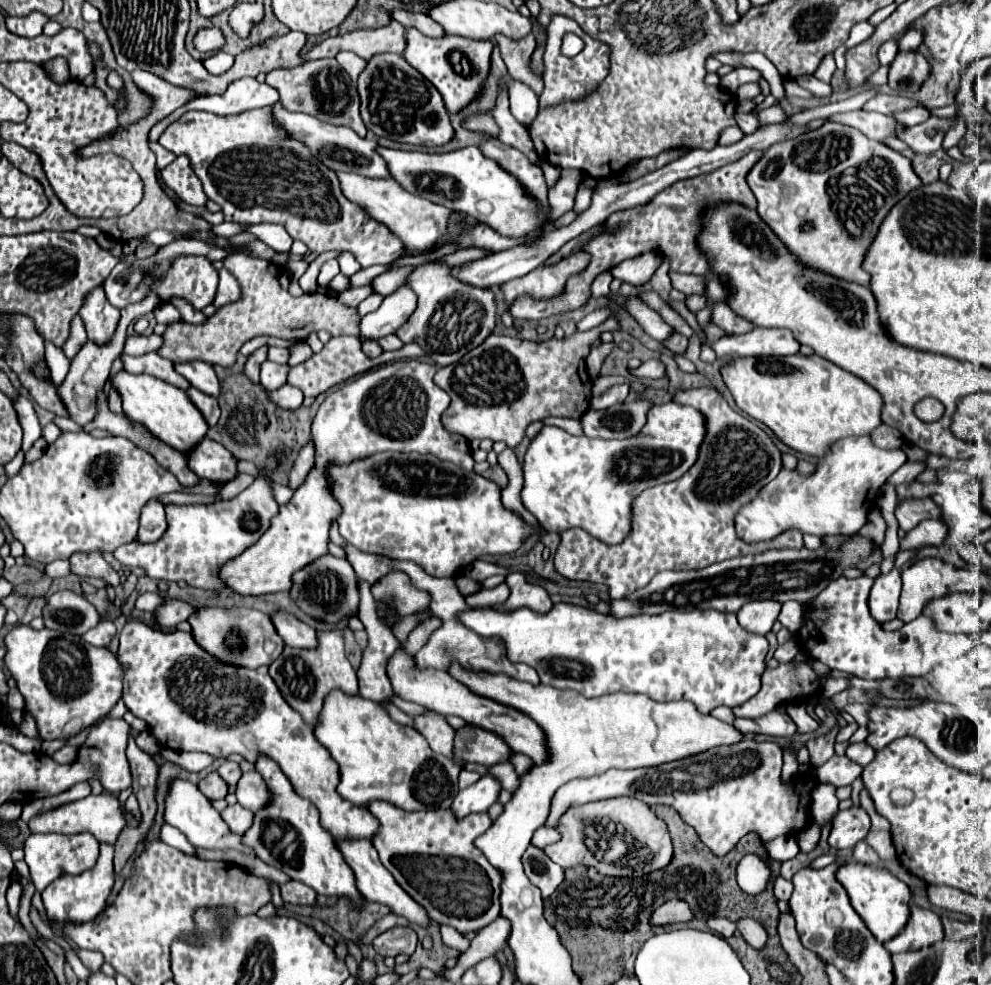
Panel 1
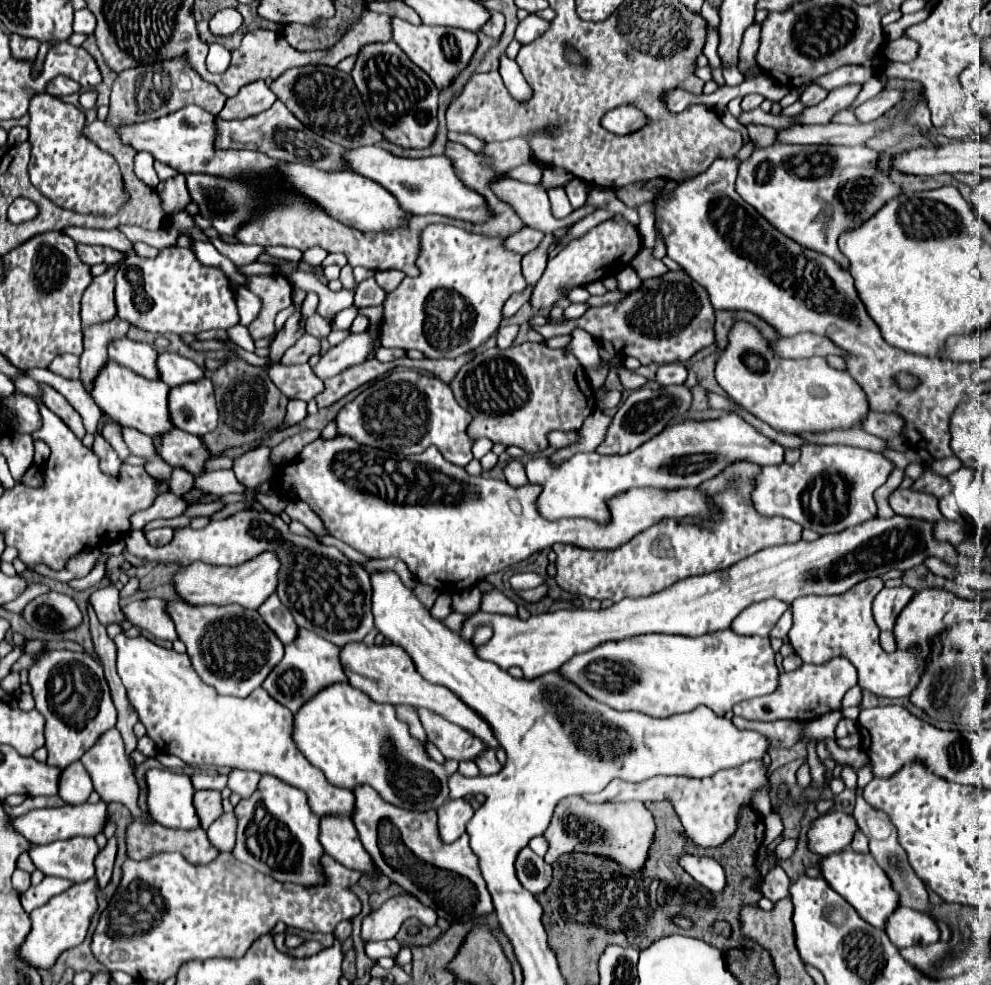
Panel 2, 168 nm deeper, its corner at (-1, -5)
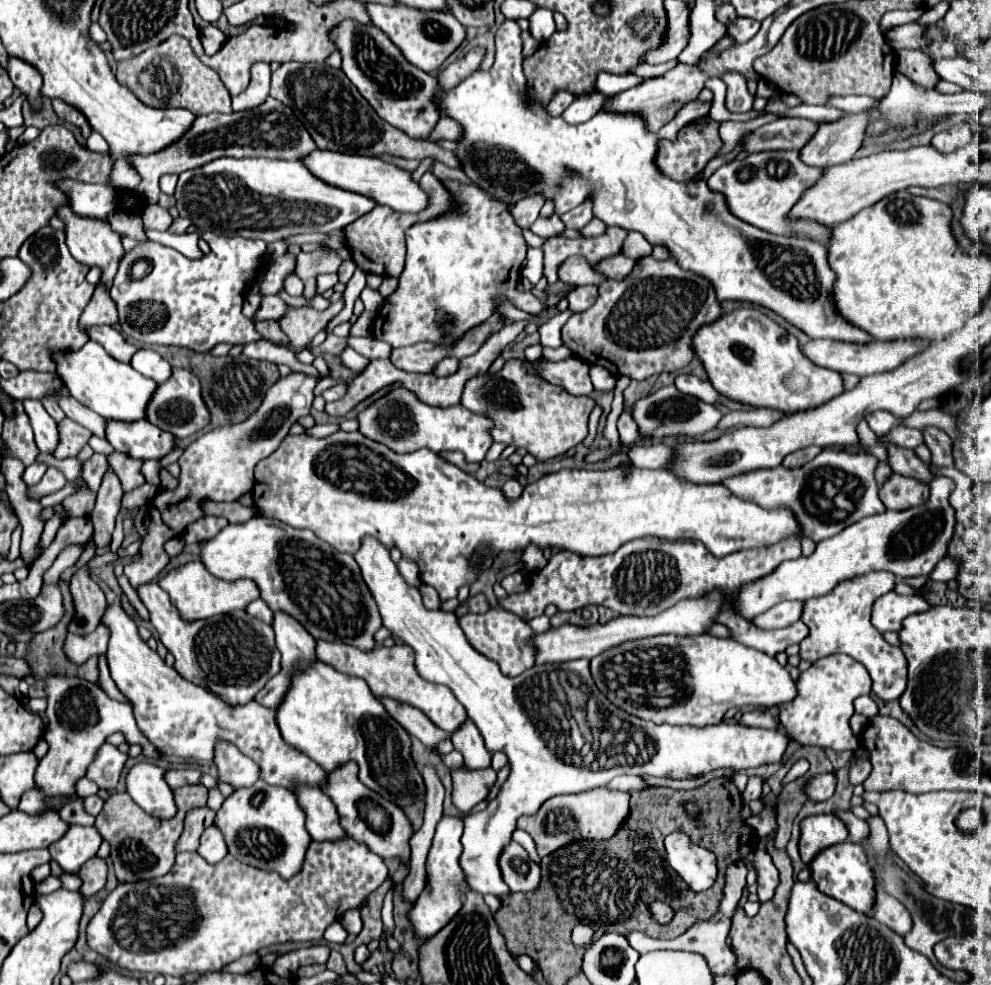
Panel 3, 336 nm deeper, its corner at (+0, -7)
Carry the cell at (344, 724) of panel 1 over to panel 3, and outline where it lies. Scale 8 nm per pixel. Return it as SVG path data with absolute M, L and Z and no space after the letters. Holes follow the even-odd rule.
M319 660L309 662L307 668L297 666L293 670L289 688L285 692L285 698L281 700L281 706L277 708L275 718L283 740L313 758L325 772L345 764L347 760L355 760L359 764L359 780L383 798L395 802L397 806L407 806L425 798L423 778L411 758L409 734L383 710L381 702L371 694L365 680L337 672L333 666L323 664Z

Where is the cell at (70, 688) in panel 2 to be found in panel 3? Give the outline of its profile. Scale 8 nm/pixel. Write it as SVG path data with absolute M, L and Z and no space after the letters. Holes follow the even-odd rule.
M51 676L45 682L47 682L45 714L49 718L49 730L45 732L45 740L49 742L49 752L39 762L37 776L35 776L35 788L27 790L19 802L19 810L29 816L55 810L47 804L47 798L75 796L75 784L85 776L87 766L95 758L95 752L105 742L105 738L113 732L121 732L127 744L139 744L147 758L155 758L159 754L157 748L137 728L137 722L135 722L135 716L129 704L109 698L101 688L97 688L95 684L87 680Z

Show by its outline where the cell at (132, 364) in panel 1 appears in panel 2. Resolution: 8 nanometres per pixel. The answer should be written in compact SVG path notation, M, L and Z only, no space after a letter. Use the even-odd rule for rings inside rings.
M122 338L122 340L116 340L114 344L110 344L108 354L110 354L110 360L114 360L116 364L130 368L132 372L136 372L148 380L160 380L160 374L156 370L158 352L154 350L154 346L142 344L142 342L132 342L130 338Z

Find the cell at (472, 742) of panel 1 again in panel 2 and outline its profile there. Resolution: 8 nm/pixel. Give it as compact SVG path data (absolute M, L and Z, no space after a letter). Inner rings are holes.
M420 708L418 710L422 726L426 728L426 736L438 746L438 750L444 754L444 758L452 760L476 760L488 746L478 740L474 734L466 732L464 728L444 720L442 716Z

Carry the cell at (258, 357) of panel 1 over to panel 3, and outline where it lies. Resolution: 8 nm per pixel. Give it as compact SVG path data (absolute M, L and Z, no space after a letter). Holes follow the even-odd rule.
M315 250L315 252L301 252L297 256L297 276L305 282L305 296L311 298L313 294L313 274L323 272L337 272L341 266L341 258L335 250Z

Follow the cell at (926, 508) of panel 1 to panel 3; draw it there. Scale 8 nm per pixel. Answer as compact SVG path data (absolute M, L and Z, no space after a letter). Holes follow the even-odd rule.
M891 474L881 486L879 486L879 498L889 510L905 510L923 504L929 498L929 484L901 476Z

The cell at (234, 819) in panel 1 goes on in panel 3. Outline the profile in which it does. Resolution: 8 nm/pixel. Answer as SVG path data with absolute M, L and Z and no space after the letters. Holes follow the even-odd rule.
M209 826L201 836L201 846L197 850L209 864L217 864L227 856L225 840L221 838L221 832L215 826Z

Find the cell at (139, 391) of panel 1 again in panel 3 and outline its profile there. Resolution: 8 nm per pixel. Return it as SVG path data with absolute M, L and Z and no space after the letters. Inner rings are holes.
M89 340L79 350L53 352L53 360L57 364L57 376L61 378L63 386L69 394L79 400L89 410L97 412L103 418L117 418L123 422L135 422L137 418L145 418L145 406L157 388L157 382L145 378L129 364L113 360L101 344Z

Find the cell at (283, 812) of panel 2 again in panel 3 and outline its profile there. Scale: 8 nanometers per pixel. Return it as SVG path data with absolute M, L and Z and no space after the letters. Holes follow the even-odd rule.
M263 780L227 796L223 806L217 810L213 824L223 832L231 856L243 864L279 872L281 878L291 878L301 870L311 842L311 836L305 830L303 810L297 806L295 794L283 786L271 786Z

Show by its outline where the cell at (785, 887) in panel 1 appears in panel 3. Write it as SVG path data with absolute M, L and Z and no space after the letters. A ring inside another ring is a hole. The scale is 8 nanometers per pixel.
M757 848L755 852L747 854L745 864L751 864L757 872L757 896L759 896L759 902L767 902L769 898L773 898L775 894L775 888L779 884L779 874L777 874L777 868L773 866L769 854L761 848Z

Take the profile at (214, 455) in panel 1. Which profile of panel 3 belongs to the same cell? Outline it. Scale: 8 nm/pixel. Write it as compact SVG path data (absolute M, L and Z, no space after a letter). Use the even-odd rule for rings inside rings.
M107 420L105 438L117 452L139 460L163 458L175 448L175 438L171 434L165 434L165 430L157 430L157 426L147 420Z

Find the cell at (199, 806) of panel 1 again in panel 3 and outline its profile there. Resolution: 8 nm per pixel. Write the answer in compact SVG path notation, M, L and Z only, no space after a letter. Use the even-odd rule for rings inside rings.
M135 764L127 776L127 794L137 806L155 818L173 818L177 806L173 802L173 790L163 780L165 770L153 764Z

